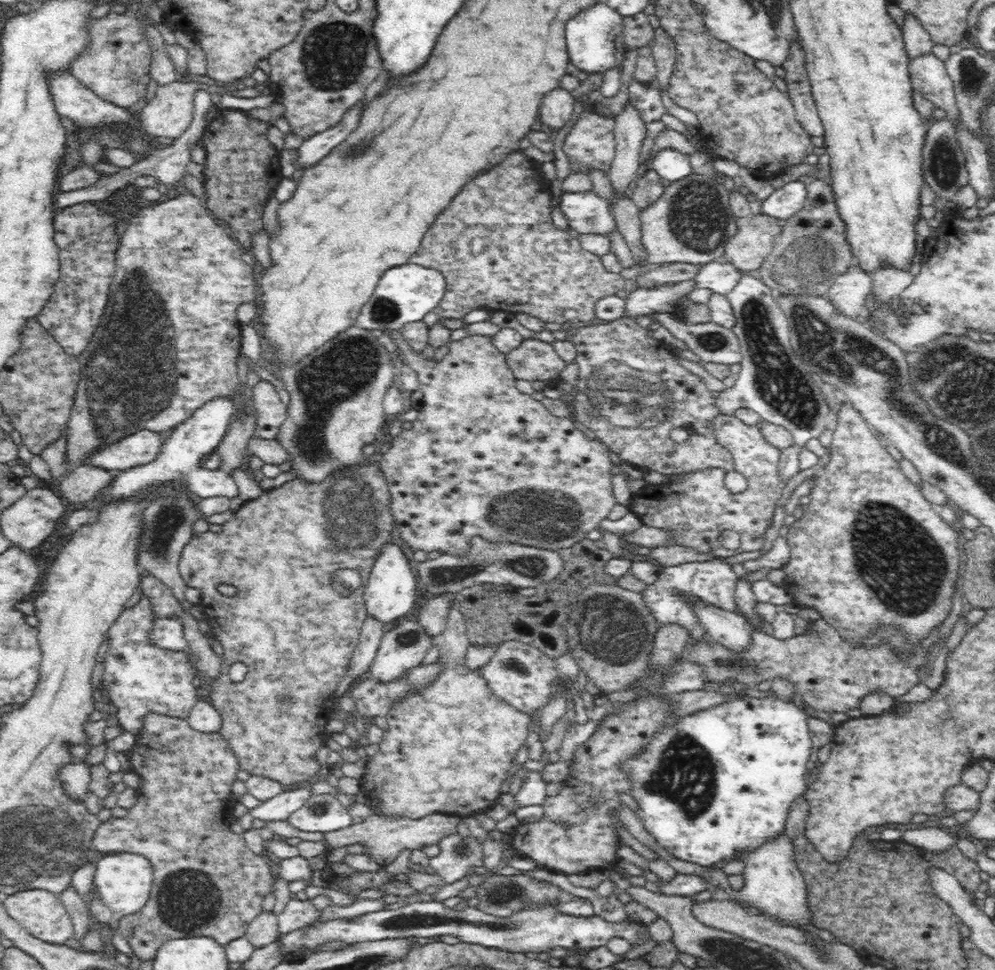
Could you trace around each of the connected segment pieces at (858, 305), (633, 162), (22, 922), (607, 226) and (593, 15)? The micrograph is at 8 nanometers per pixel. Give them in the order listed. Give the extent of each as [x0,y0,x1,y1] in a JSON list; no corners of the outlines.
[[826,263,872,319],[608,100,648,194],[2,890,73,945],[560,190,617,235],[565,2,624,73]]

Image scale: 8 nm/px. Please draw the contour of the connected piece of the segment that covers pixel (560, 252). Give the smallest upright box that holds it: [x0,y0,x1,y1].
[410,150,626,328]

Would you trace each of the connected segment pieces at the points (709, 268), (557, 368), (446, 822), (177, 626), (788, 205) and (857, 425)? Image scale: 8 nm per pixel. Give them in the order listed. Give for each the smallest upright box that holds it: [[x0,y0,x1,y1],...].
[[692,260,744,295],[505,339,567,382],[324,812,461,868],[147,618,187,653],[760,182,806,221],[782,404,960,646]]

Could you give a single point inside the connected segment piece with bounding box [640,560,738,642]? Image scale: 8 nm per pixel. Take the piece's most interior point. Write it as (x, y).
(714, 581)

